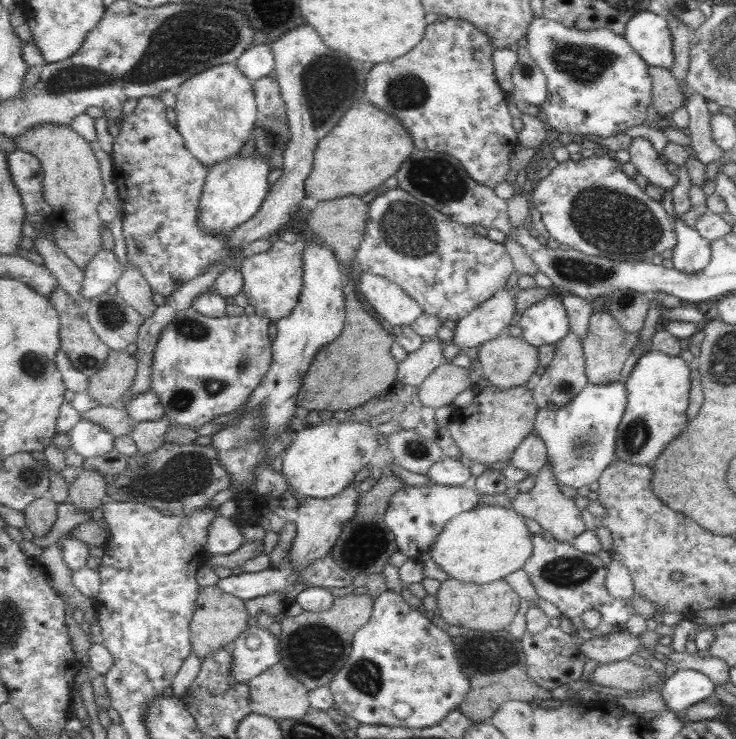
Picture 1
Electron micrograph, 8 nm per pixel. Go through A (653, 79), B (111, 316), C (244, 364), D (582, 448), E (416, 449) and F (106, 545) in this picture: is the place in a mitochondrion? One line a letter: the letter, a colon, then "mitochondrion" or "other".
A: other
B: mitochondrion
C: mitochondrion
D: mitochondrion
E: mitochondrion
F: other

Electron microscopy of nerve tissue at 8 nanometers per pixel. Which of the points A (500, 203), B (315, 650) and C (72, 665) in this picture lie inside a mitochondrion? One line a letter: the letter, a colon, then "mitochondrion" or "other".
A: other
B: mitochondrion
C: other

